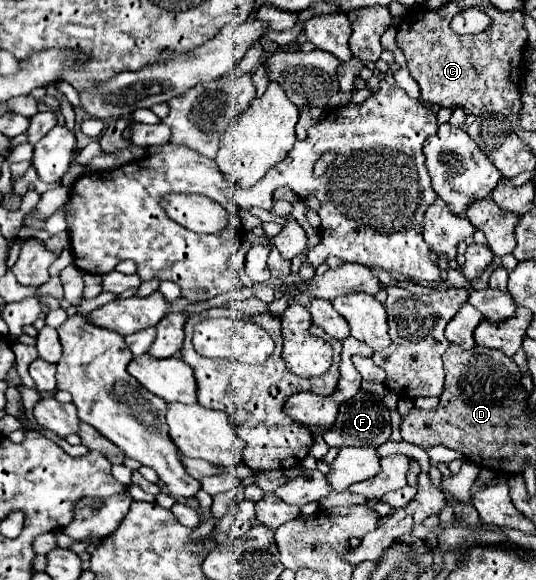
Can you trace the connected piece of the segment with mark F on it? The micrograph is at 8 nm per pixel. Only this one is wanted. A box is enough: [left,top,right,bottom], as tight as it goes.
[322,390,392,448]

